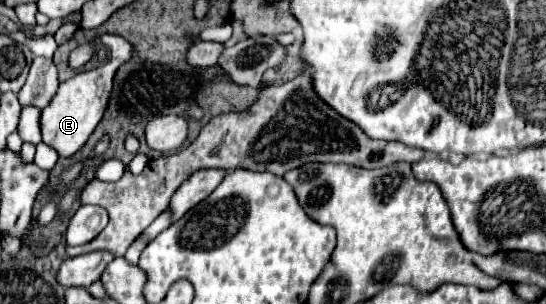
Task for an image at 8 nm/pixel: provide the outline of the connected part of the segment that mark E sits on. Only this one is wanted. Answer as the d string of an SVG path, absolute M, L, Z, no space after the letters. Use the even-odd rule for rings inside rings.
M104 34L94 44L84 44L80 48L76 48L70 54L70 60L68 60L70 66L78 68L78 66L86 64L94 56L94 46L106 46L108 48L108 60L102 66L98 66L98 68L94 68L90 72L80 72L80 74L68 78L66 82L62 82L60 88L58 88L58 92L56 92L56 96L46 106L46 110L42 110L42 116L40 116L42 140L48 146L52 146L64 158L72 156L74 152L78 152L86 144L86 140L90 138L90 134L94 132L94 128L98 126L98 122L102 120L102 116L104 116L104 112L108 108L114 74L116 74L116 70L122 64L126 64L132 58L132 52L134 52L134 48L122 36Z

